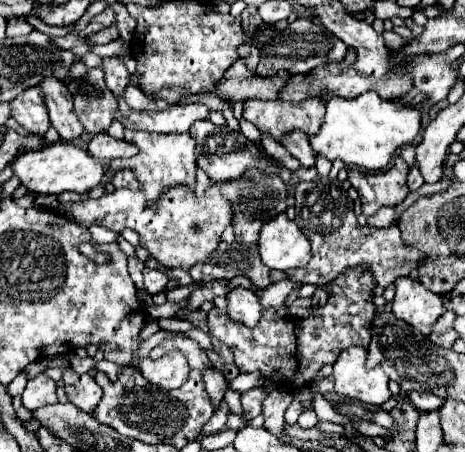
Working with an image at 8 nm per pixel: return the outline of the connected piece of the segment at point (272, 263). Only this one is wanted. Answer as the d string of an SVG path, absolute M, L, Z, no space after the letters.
M279 214L261 228L259 238L261 262L271 270L301 268L311 258L311 244L287 214Z

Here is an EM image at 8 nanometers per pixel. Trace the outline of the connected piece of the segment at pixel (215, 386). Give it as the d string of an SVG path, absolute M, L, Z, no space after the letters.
M205 370L205 388L207 388L207 394L211 396L211 400L213 400L213 404L215 404L215 408L219 406L219 402L223 400L223 392L225 392L225 388L227 388L227 384L225 384L225 380L223 380L223 376L217 372L217 370Z

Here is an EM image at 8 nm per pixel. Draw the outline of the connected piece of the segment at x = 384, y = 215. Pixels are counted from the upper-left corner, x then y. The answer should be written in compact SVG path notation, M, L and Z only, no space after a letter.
M385 206L385 208L379 208L371 218L369 218L369 226L373 228L385 228L393 222L393 216L395 216L395 208L393 206Z

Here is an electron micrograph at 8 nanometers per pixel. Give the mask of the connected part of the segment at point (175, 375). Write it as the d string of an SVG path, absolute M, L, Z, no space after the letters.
M177 350L165 354L161 360L145 358L139 364L139 370L151 384L167 390L181 388L181 384L185 384L189 378L189 364L185 360L185 354Z

